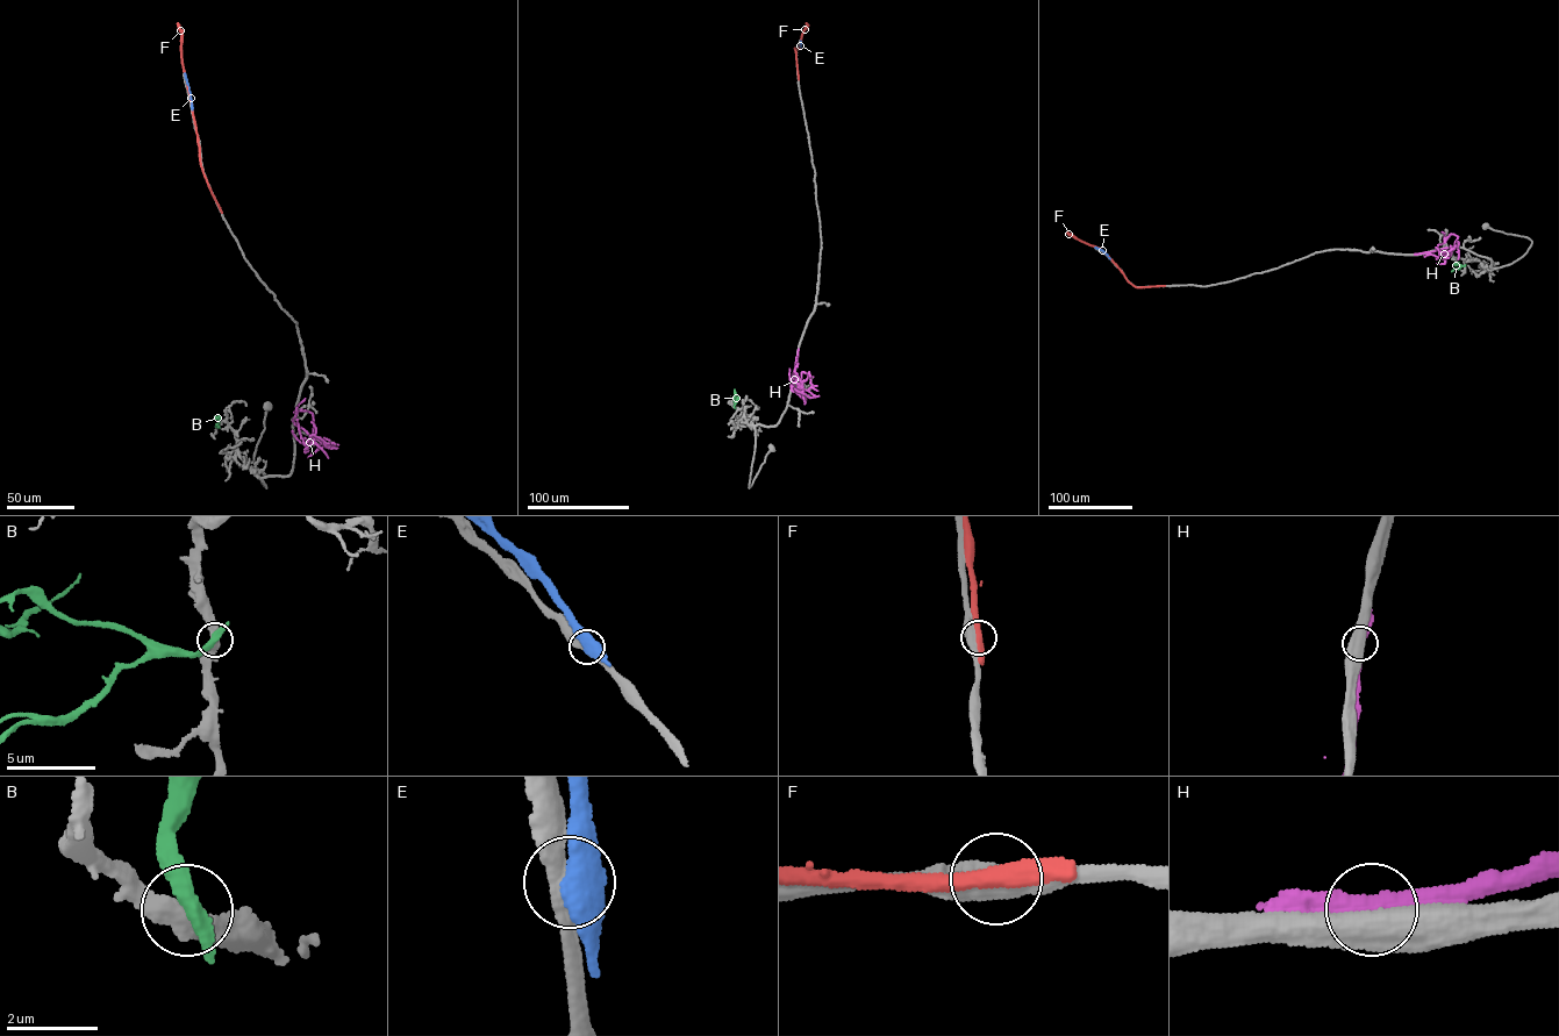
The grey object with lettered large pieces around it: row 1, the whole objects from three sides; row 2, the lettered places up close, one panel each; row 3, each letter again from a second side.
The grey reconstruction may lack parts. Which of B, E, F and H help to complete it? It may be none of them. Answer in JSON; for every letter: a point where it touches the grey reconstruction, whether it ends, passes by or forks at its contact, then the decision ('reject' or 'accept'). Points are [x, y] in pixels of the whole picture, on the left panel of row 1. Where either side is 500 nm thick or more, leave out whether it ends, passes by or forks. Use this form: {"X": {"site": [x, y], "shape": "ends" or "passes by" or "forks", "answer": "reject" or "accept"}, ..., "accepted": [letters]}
{"B": {"site": [219, 428], "shape": "ends", "answer": "reject"}, "E": {"site": [192, 107], "answer": "reject"}, "F": {"site": [221, 212], "answer": "reject"}, "H": {"site": [295, 408], "answer": "reject"}, "accepted": []}

